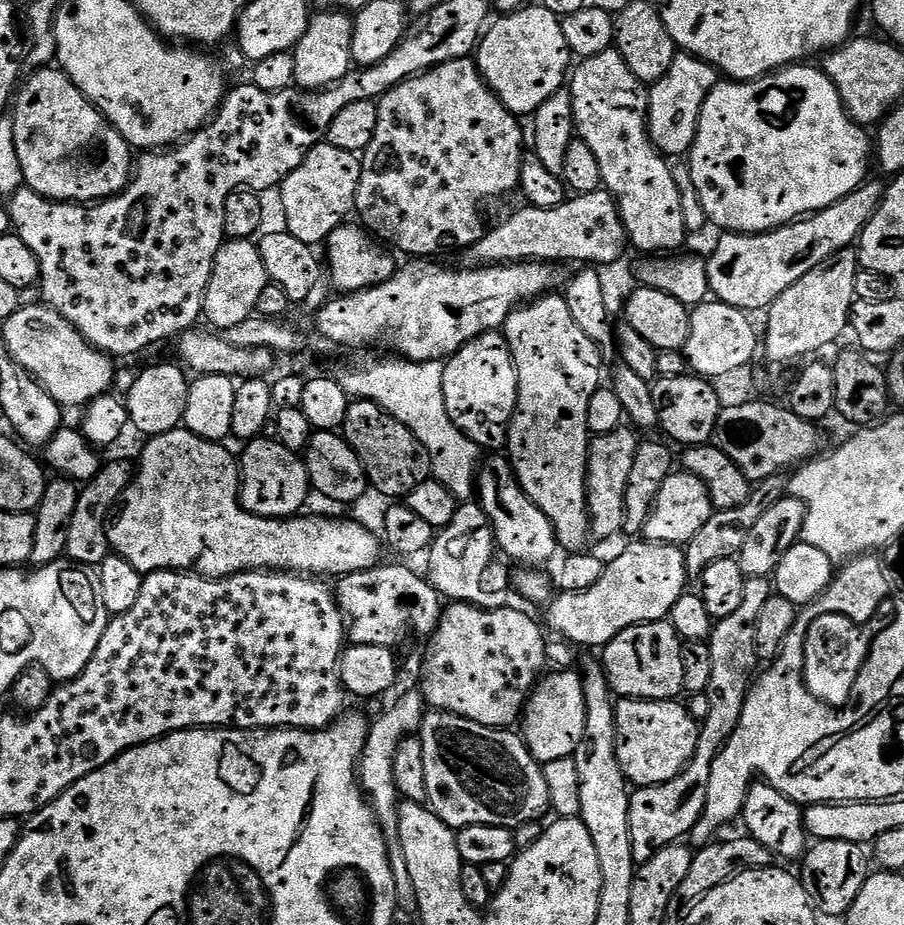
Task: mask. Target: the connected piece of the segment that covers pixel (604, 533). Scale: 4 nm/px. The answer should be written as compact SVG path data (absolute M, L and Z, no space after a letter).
M621 426L605 436L591 437L588 446L588 513L592 515L593 537L608 540L623 529L626 481L630 478L630 466L634 466L638 443L635 434L631 427Z

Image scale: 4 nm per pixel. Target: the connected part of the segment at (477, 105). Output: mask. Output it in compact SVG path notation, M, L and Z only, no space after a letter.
M465 58L462 60L451 60L434 66L429 72L420 72L416 76L403 80L398 86L394 86L385 96L378 101L378 130L374 130L374 138L370 146L362 153L360 162L360 181L356 191L355 215L360 215L359 223L367 231L371 232L377 240L383 242L389 249L397 253L405 252L408 258L436 258L439 252L447 248L461 248L467 250L477 244L483 238L486 223L480 217L480 207L484 200L491 196L504 196L507 192L516 192L520 182L520 167L525 162L524 144L526 148L526 132L520 129L521 121L515 112L509 112L489 88L480 72L475 59Z

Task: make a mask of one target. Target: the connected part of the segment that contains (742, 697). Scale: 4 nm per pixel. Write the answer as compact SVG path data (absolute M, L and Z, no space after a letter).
M769 577L746 579L746 591L742 603L730 618L715 621L712 635L707 641L710 646L710 659L714 667L710 674L707 693L710 698L710 715L699 725L700 741L692 761L676 777L665 784L655 784L649 788L636 788L628 802L630 814L630 842L634 846L637 865L645 864L658 850L683 841L698 822L706 806L710 786L710 766L724 747L724 743L734 734L746 706L748 689L754 683L758 672L756 643L754 634L758 626L758 614L762 606L774 594L774 584Z

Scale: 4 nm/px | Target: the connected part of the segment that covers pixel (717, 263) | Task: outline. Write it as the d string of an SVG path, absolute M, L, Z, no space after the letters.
M865 179L846 198L834 202L821 212L814 212L784 224L770 232L728 232L716 244L712 257L707 257L709 293L721 304L742 308L745 312L769 309L802 274L810 274L814 266L826 262L835 252L853 247L864 228L874 218L884 201L885 181Z

